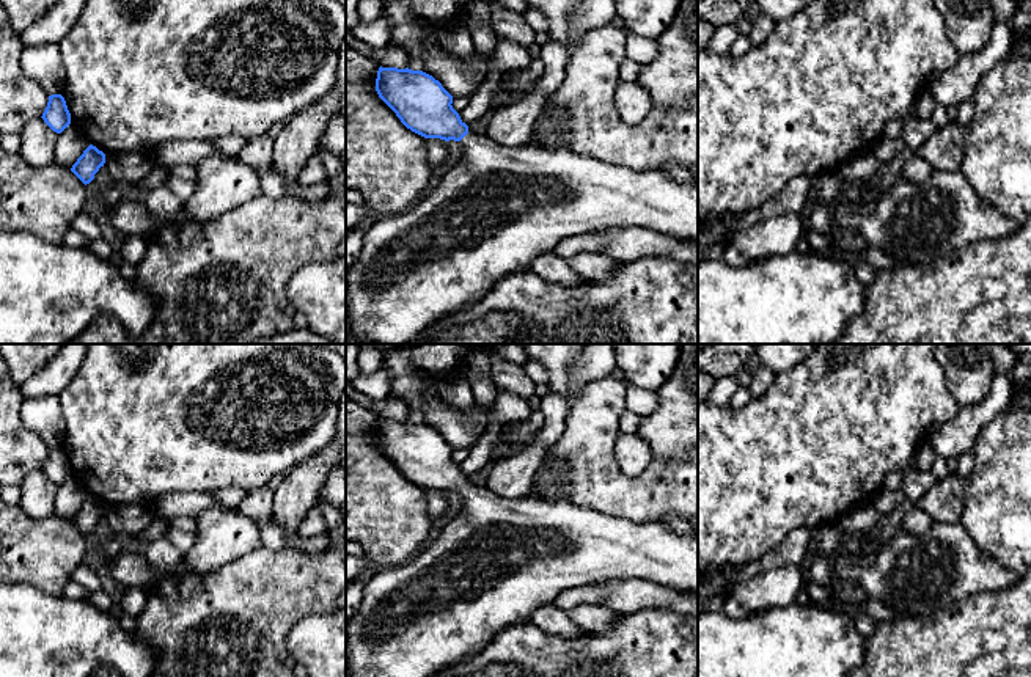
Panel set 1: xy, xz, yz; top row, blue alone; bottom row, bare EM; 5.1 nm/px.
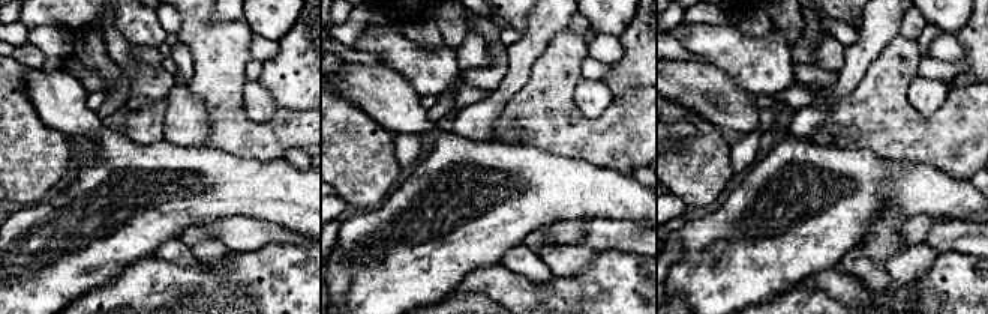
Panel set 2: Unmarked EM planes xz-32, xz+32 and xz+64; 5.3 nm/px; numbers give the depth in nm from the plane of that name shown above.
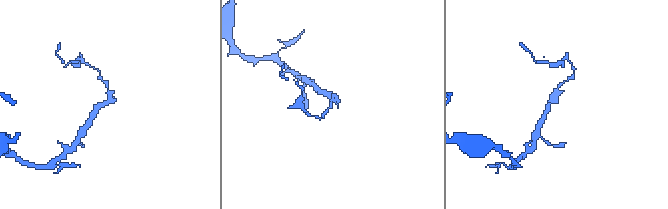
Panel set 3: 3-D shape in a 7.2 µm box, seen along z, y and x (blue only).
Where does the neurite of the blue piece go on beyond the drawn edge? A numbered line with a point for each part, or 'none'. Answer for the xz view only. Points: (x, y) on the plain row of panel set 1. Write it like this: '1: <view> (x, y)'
1: xz (495, 561)

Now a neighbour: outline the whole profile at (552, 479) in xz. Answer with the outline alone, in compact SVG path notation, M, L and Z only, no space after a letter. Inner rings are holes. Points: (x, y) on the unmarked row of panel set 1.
M563 462L541 465L536 473L538 496L552 501L567 501L571 493L569 468Z

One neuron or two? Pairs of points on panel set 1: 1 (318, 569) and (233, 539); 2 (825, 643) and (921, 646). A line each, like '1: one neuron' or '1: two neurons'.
1: two neurons
2: two neurons

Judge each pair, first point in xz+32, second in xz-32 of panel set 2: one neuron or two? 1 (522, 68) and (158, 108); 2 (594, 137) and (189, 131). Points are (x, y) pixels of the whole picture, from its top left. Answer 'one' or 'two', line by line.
1: one
2: two

